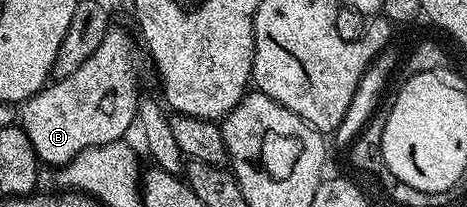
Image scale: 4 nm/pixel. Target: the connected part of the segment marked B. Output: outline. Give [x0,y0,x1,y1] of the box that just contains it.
[20,26,139,166]

